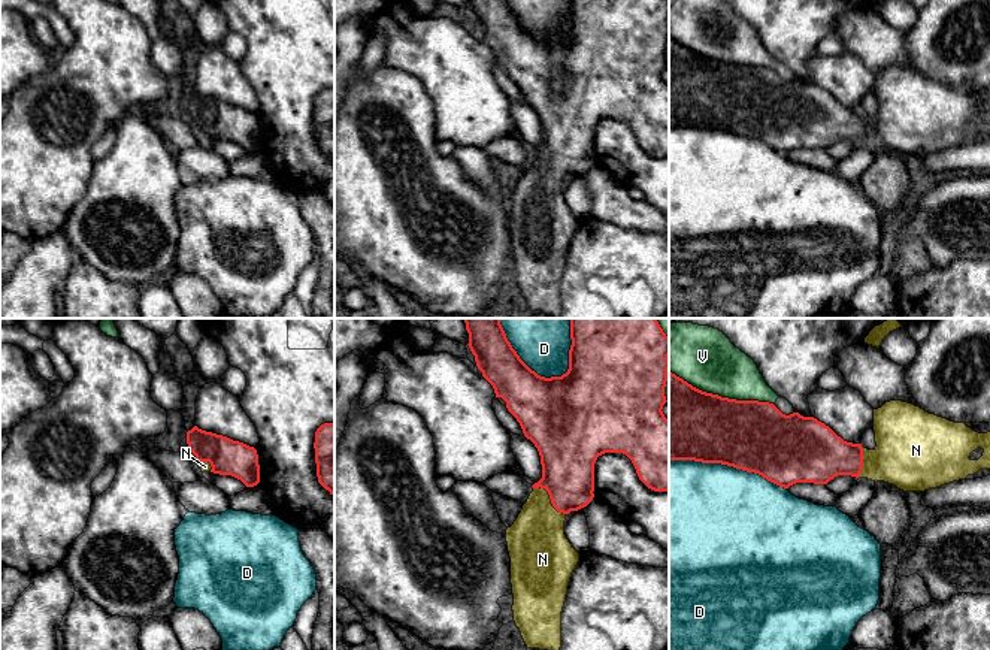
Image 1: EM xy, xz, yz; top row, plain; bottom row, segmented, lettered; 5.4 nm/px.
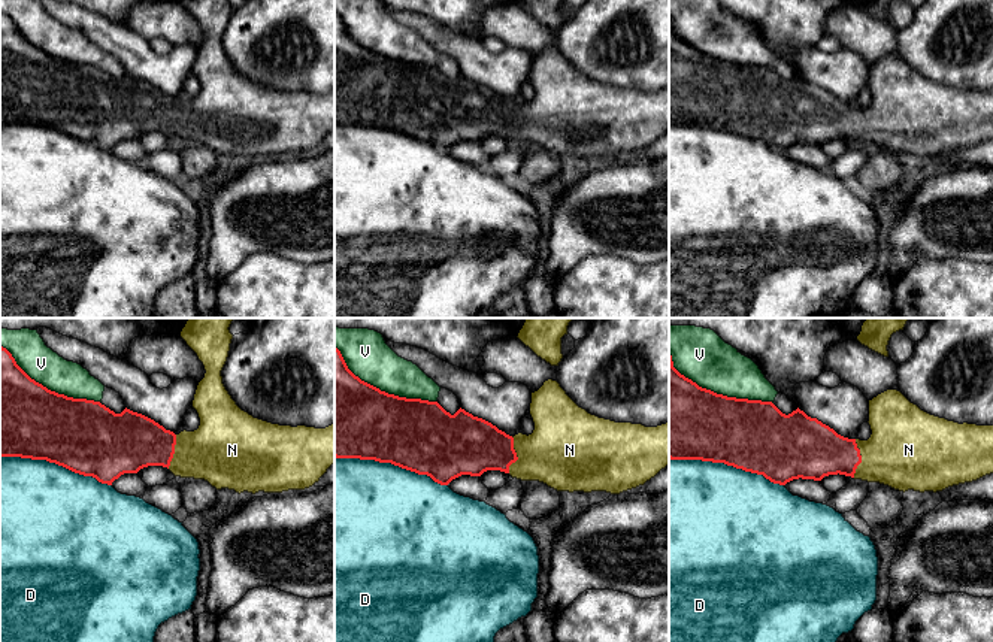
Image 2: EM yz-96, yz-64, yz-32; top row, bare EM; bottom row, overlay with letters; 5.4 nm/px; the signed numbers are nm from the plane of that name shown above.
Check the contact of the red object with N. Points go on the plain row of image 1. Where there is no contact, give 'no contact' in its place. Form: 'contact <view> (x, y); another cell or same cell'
contact xz (550, 163); same cell

